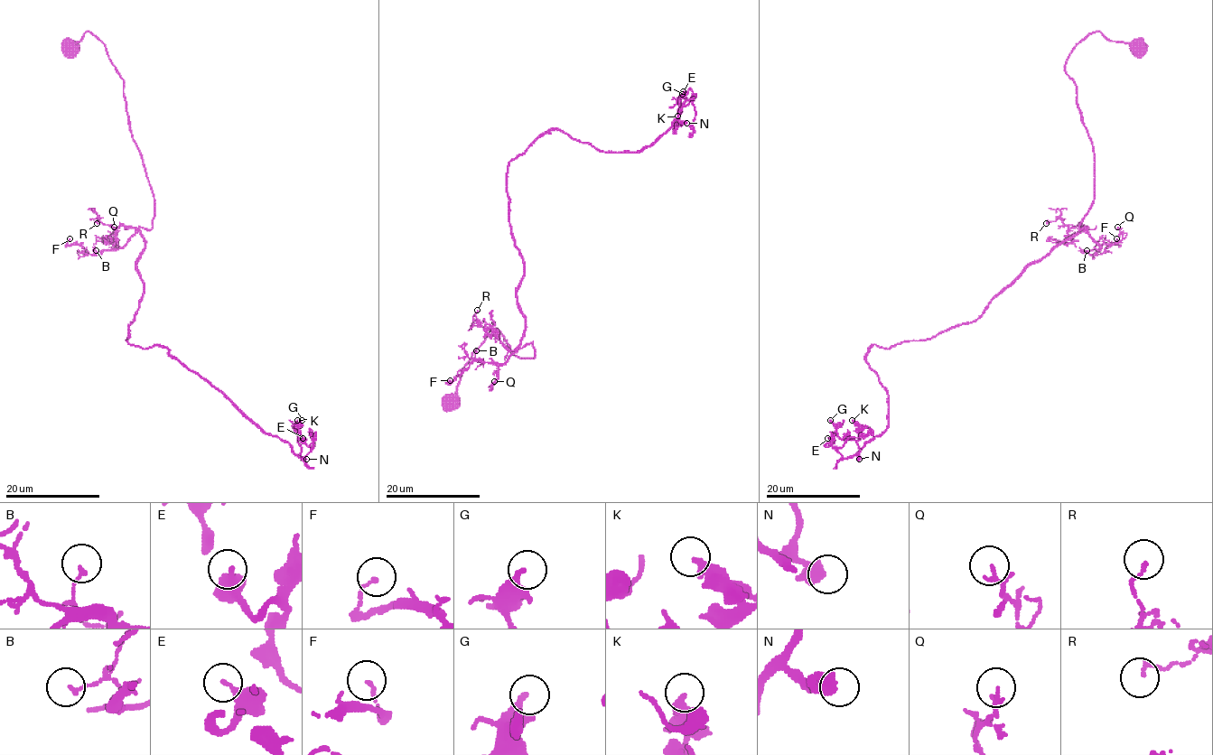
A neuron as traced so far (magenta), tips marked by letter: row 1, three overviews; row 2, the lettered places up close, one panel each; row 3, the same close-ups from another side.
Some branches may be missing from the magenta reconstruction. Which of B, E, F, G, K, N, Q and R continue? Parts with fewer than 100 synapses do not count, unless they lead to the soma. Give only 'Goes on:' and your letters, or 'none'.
Goes on: none

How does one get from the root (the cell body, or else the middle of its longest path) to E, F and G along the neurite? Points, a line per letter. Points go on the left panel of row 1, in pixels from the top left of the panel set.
E: (69, 47), (87, 32), (104, 44), (153, 198), (126, 340), (163, 345), (300, 458), (312, 444), (303, 438)
F: (69, 47), (87, 32), (104, 44), (153, 198), (153, 227), (122, 247), (90, 254), (69, 238)
G: (69, 47), (87, 32), (104, 44), (153, 198), (126, 340), (163, 345), (297, 455), (302, 420)

